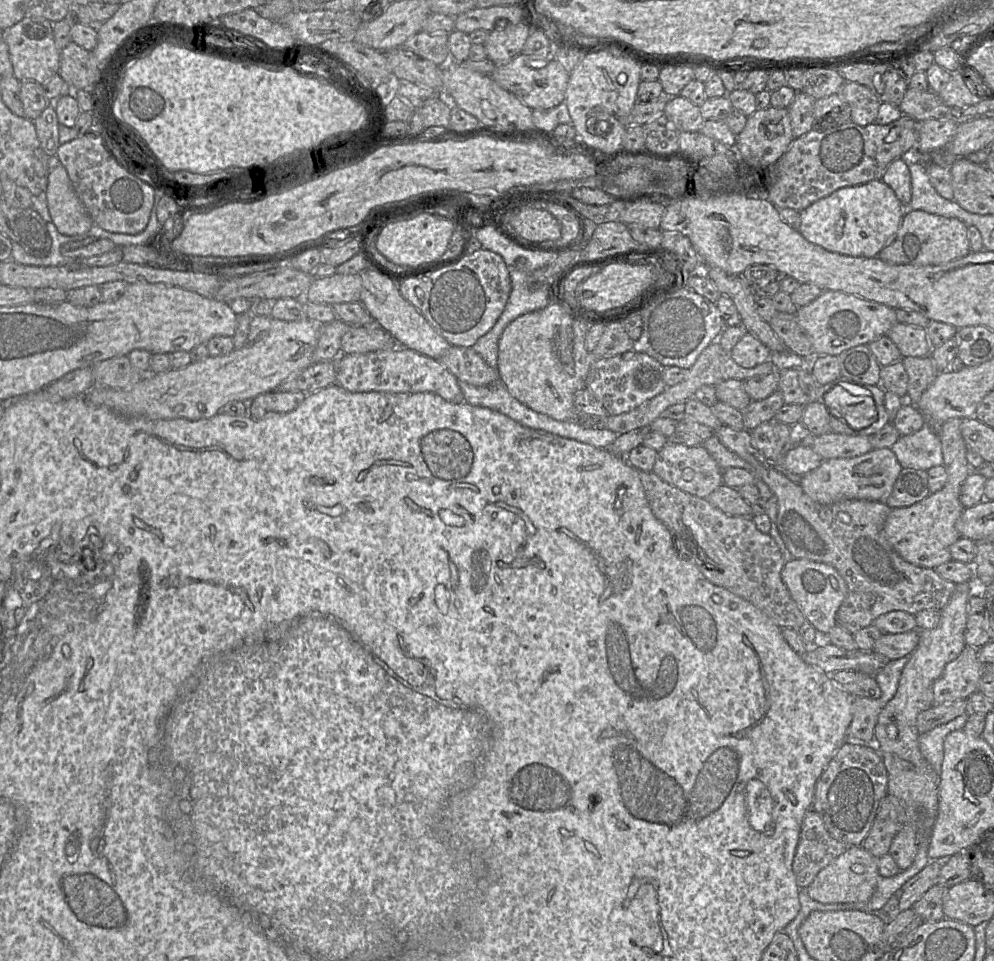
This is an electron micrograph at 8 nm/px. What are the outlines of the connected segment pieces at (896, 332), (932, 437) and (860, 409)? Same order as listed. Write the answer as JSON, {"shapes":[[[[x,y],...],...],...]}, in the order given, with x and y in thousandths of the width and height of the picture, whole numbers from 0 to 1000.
{"shapes":[[[[901,336],[891,348],[904,363],[907,373],[934,370],[938,360],[932,342]]],[[[934,440],[919,452],[906,454],[895,467],[907,487],[934,490],[950,483],[946,454]]],[[[841,401],[829,411],[832,428],[858,447],[874,444],[882,437],[882,426],[877,411],[858,411]]]]}

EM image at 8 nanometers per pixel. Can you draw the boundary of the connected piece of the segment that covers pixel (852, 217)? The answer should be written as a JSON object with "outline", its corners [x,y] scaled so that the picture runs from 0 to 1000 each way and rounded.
{"outline":[[[886,186],[847,195],[805,221],[803,240],[814,252],[858,267],[882,267],[905,236],[911,217],[900,200]]]}

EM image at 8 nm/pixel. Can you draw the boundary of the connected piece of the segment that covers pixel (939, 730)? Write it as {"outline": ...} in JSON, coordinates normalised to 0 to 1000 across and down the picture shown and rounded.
{"outline":[[[969,743],[925,766],[925,779],[931,791],[947,809],[950,789],[950,771],[954,764],[969,760],[976,743]]]}

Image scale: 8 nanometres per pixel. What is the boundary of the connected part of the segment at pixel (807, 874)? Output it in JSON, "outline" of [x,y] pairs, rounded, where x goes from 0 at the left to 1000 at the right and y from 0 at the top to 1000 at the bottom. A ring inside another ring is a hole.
{"outline":[[[815,841],[808,852],[797,897],[804,924],[812,924],[824,906],[848,889],[852,882],[854,882],[852,879],[834,868],[827,850]]]}

